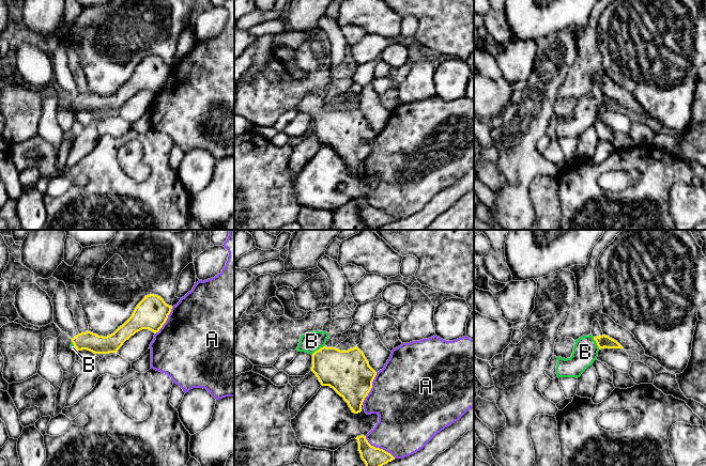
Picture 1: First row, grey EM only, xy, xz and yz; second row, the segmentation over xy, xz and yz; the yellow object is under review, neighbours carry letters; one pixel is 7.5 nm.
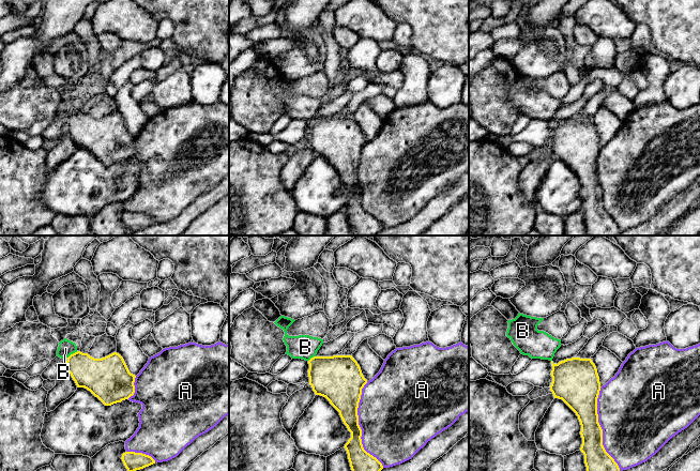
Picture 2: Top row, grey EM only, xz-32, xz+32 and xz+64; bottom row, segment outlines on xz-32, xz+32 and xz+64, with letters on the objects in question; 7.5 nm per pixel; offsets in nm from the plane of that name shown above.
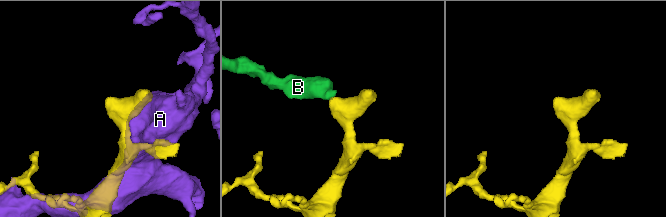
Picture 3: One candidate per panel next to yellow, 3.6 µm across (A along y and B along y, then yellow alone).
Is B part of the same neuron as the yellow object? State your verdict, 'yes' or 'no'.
yes

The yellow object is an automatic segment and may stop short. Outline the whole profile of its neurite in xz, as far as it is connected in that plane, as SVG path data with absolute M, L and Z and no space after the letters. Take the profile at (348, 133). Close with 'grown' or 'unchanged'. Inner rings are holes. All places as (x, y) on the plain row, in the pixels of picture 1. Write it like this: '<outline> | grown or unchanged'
M308 92L301 96L296 111L312 115L311 131L321 145L333 149L348 164L352 173L358 174L377 133L357 107L348 111L326 108L327 98L325 92Z | grown

